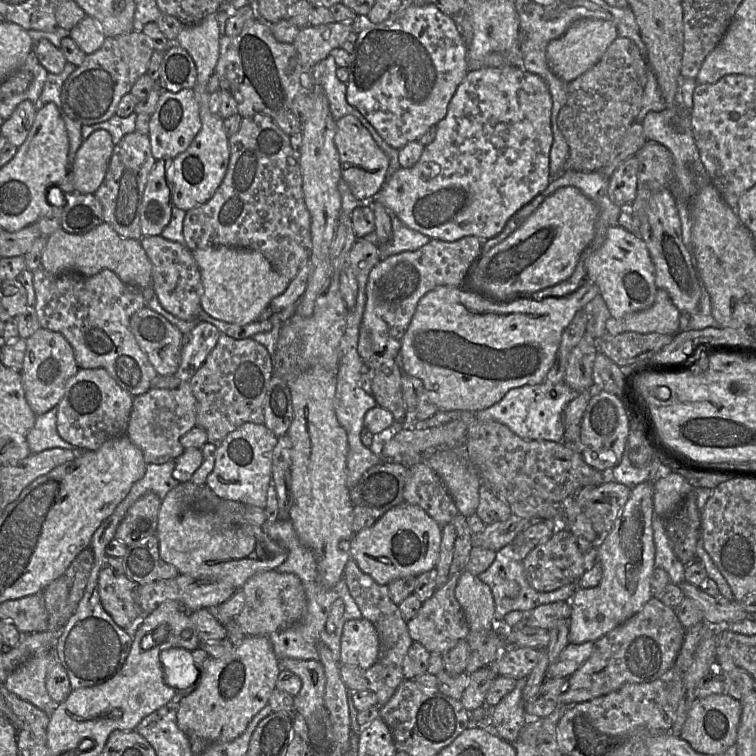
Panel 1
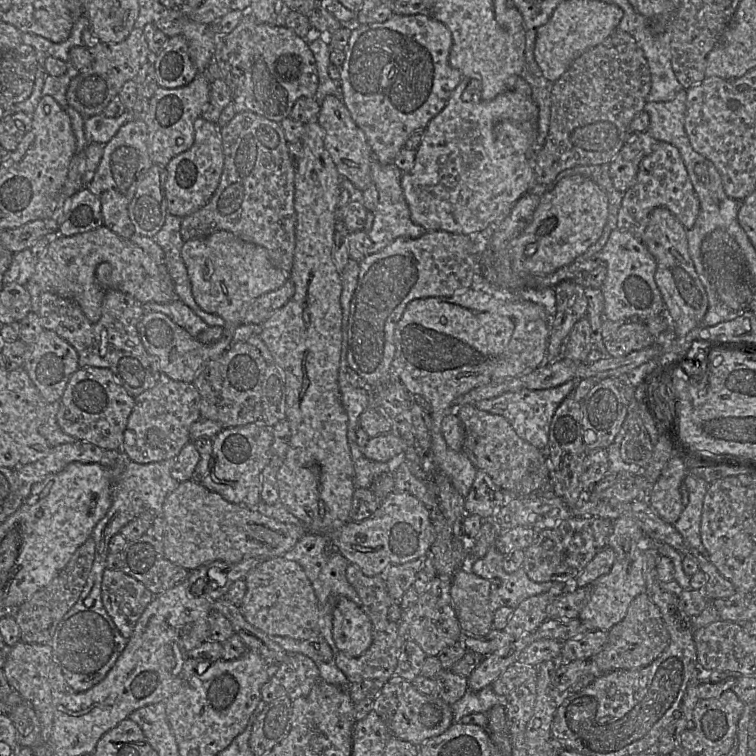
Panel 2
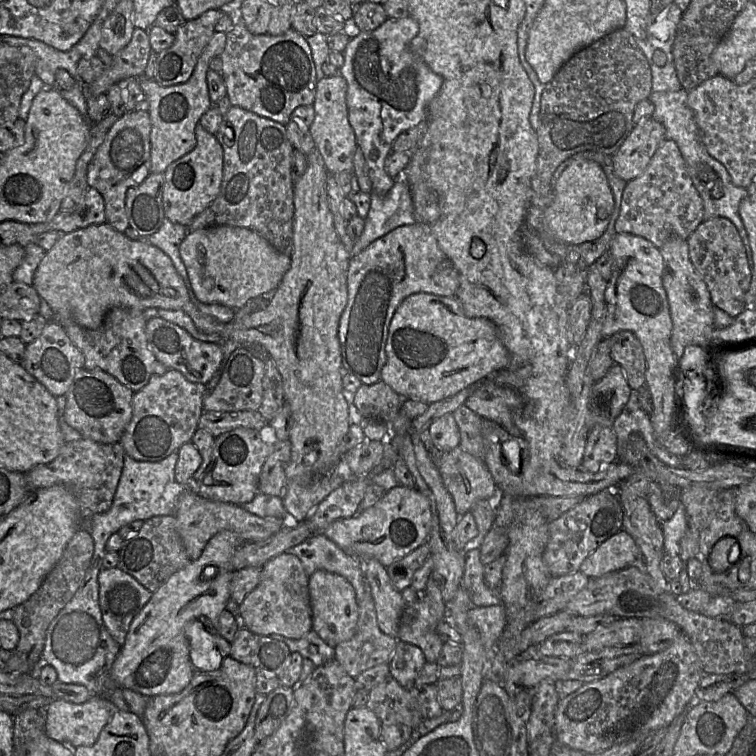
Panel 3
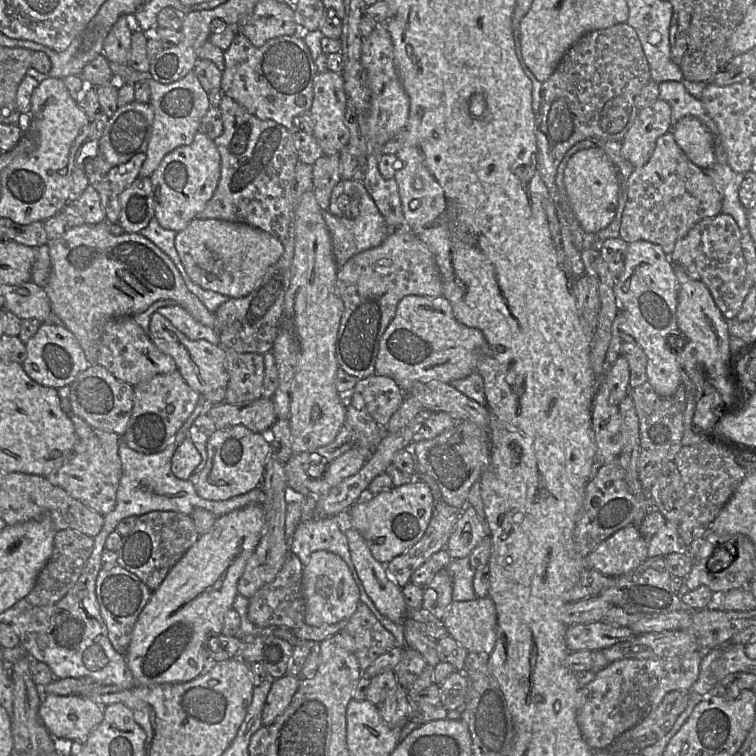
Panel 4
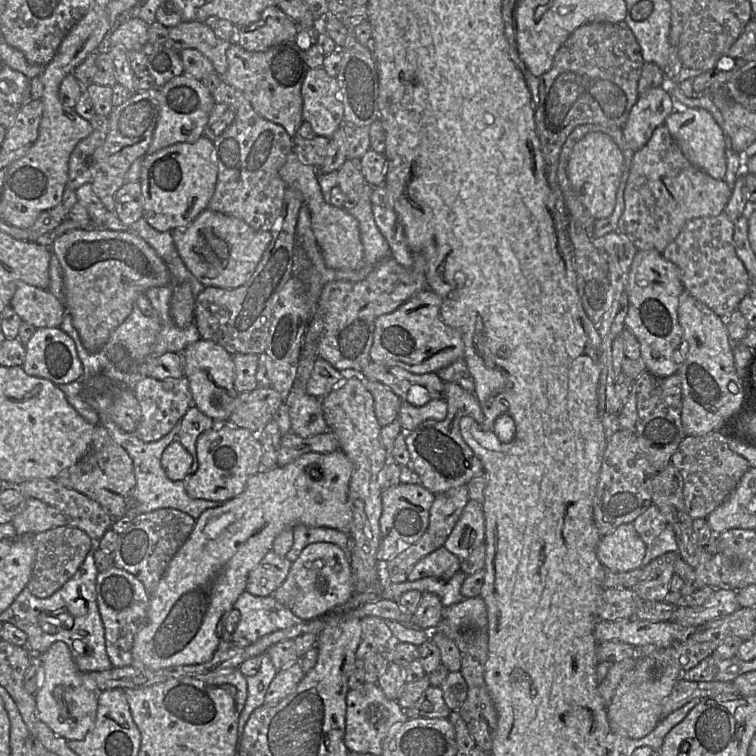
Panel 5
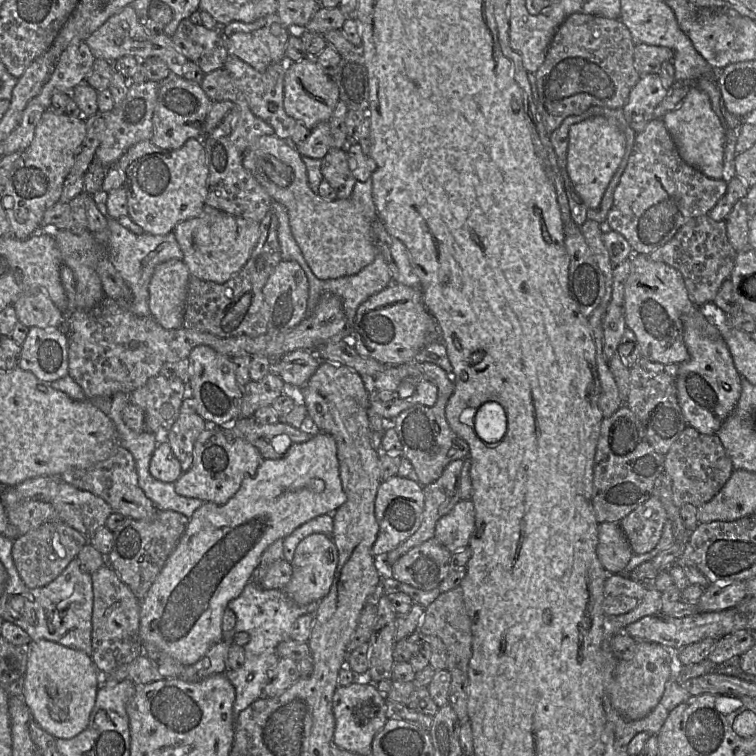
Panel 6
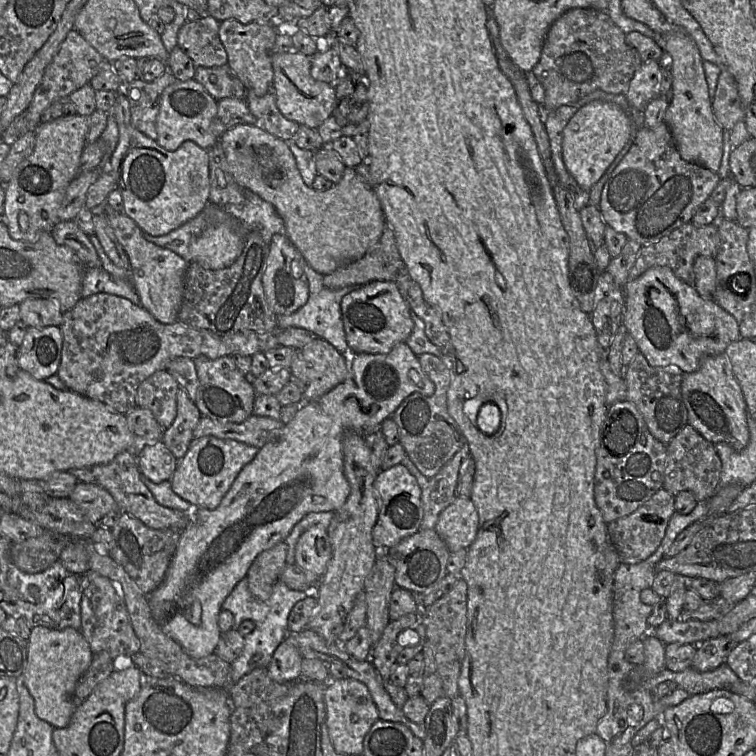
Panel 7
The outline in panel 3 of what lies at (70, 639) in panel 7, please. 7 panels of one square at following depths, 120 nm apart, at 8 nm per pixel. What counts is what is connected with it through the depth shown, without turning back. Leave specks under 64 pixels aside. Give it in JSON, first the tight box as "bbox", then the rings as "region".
{"bbox":[44,696,115,749],"region":[[[93,696],[82,704],[74,704],[64,700],[51,702],[44,710],[45,713],[45,733],[46,735],[61,744],[74,749],[80,746],[93,745],[103,728],[110,721],[115,710],[114,704],[102,697]]]}

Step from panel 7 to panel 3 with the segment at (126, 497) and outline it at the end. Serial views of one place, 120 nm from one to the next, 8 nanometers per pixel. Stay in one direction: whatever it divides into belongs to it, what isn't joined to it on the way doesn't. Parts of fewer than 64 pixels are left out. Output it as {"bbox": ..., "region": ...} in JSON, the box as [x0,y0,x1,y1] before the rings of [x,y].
{"bbox":[25,438,124,513],"region":[[[82,438],[76,442],[65,443],[52,462],[37,465],[25,473],[26,481],[32,492],[54,485],[61,485],[75,496],[85,513],[105,513],[113,503],[122,474],[124,454],[124,449],[119,442],[102,444]]]}

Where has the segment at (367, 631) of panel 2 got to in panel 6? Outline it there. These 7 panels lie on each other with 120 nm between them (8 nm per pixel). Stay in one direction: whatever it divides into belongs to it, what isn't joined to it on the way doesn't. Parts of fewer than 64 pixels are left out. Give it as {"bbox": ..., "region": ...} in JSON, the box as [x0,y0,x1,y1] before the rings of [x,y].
{"bbox":[283,533,338,605],"region":[[[314,533],[300,541],[290,562],[292,575],[283,588],[285,594],[298,605],[319,602],[330,591],[338,565],[338,550],[332,537]]]}

